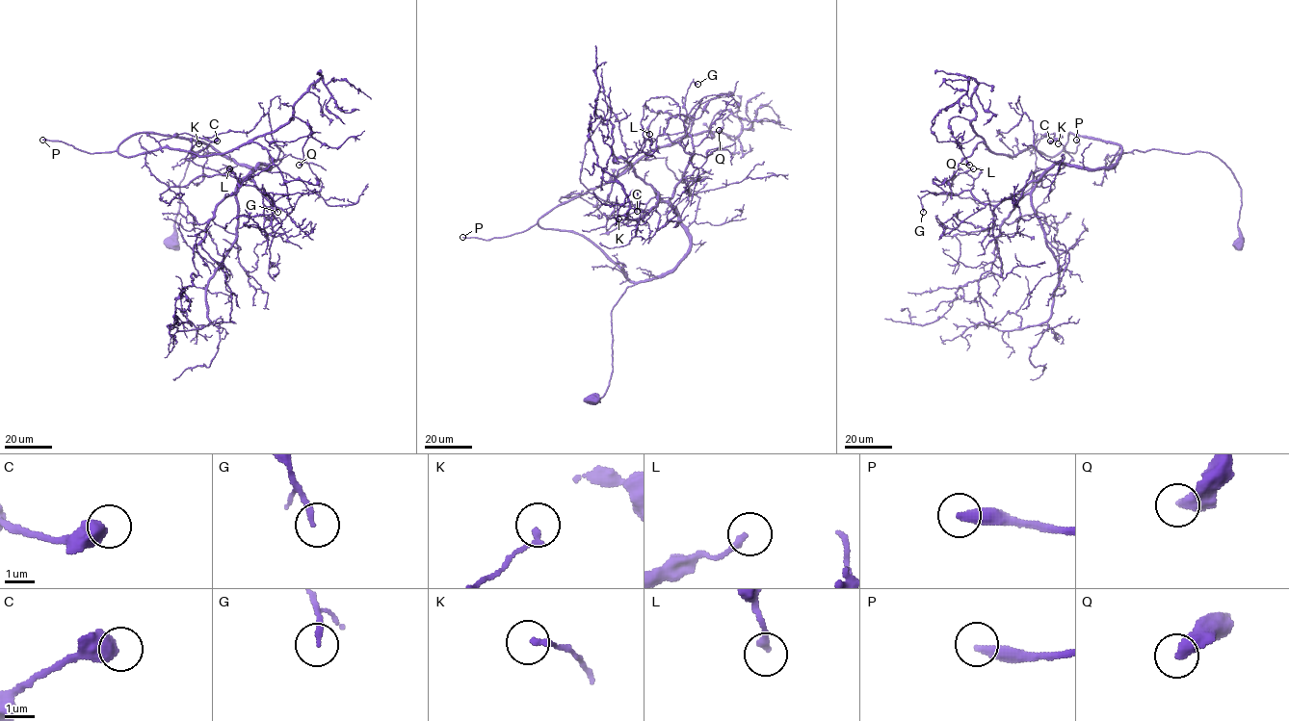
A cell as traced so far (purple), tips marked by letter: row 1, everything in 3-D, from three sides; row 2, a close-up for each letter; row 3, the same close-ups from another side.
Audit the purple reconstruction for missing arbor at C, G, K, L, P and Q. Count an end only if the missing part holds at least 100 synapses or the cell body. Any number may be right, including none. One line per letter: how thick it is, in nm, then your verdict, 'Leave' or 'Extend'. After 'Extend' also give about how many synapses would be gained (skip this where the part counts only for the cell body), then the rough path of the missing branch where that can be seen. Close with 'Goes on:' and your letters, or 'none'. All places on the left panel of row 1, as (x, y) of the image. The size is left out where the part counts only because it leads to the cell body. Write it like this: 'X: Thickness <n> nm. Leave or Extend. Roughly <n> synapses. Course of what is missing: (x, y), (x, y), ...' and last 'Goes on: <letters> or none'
C: Thickness 600 nm. Leave
G: Thickness 180 nm. Leave
K: Thickness 170 nm. Leave
L: Thickness 240 nm. Leave
P: Thickness 360 nm. Extend. Roughly 110 synapses
Q: Thickness 440 nm. Leave
Goes on: P

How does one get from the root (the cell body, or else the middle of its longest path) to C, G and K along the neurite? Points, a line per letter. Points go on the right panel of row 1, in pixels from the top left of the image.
C: (1236, 244), (1241, 188), (1217, 157), (1122, 153), (1070, 133), (1056, 156), (1034, 147), (1054, 133), (1050, 141)
G: (1236, 244), (1241, 188), (1197, 151), (1054, 164), (995, 205), (968, 190), (929, 193), (923, 212)
K: (1236, 244), (1241, 188), (1217, 157), (1133, 150), (1109, 167), (1055, 164), (1037, 179), (1072, 158), (1058, 143)

